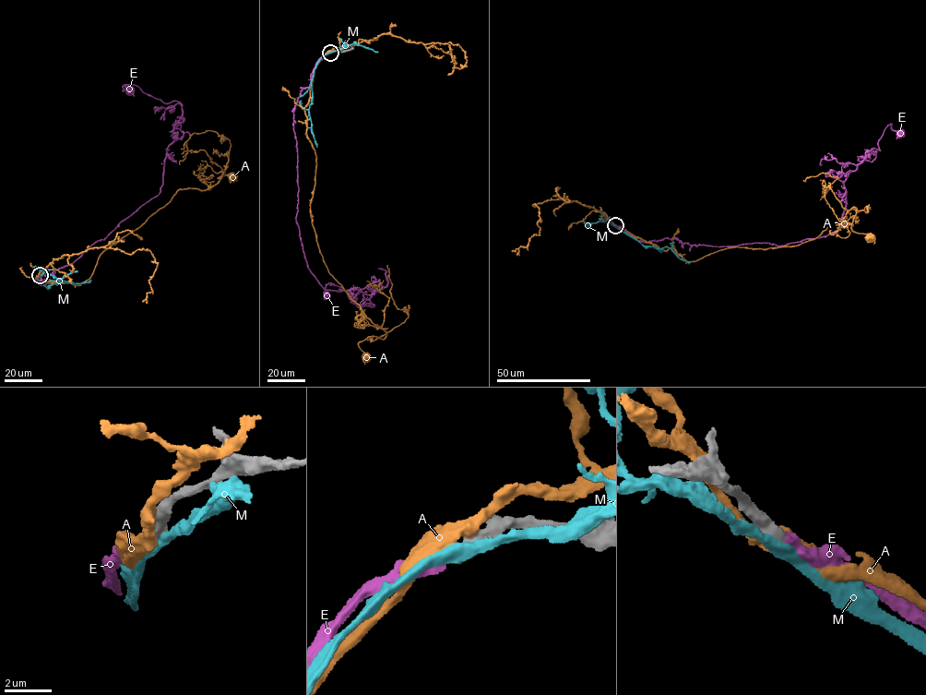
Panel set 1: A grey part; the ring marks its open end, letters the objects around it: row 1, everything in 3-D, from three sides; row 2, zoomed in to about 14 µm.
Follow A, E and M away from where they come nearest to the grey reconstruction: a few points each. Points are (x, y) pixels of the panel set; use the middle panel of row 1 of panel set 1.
A: (330, 51), (314, 68), (304, 108), (315, 157), (310, 214), (328, 272), (387, 331), (359, 342), (367, 356)
E: (330, 53), (293, 110), (296, 221), (322, 287), (358, 288), (374, 305), (357, 306), (329, 282), (326, 293)
M: (331, 53), (318, 62), (311, 81), (313, 96), (309, 111), (317, 147)

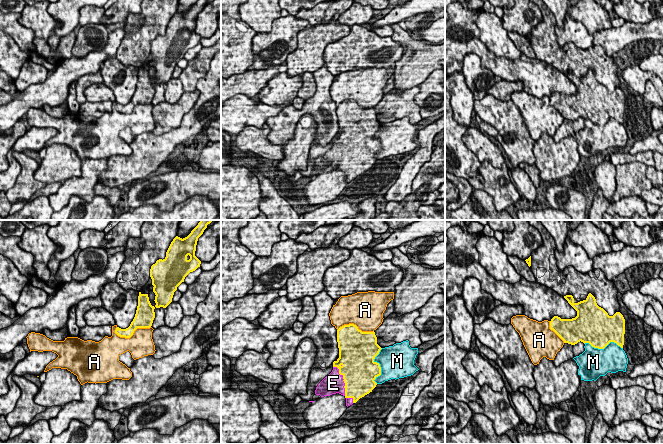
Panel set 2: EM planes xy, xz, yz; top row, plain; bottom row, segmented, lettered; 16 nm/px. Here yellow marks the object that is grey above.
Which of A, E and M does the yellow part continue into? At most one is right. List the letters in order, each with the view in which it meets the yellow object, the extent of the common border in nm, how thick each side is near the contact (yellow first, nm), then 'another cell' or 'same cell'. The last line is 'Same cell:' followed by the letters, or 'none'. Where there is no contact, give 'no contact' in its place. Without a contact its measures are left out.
A: contact in xy; length 600 nm; calibres 220 and 400 nm; another cell
E: contact in xz; length 500 nm; calibres 480 and 320 nm; same cell
M: contact in xz; length 600 nm; calibres 400 and 480 nm; another cell
Same cell: E

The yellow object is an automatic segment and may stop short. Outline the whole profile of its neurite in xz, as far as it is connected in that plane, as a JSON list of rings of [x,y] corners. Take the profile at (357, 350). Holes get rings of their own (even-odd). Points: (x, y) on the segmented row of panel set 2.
[[[354,324],[344,325],[337,330],[337,342],[339,348],[339,358],[333,362],[333,370],[327,375],[316,387],[315,394],[321,397],[330,396],[339,393],[346,398],[346,406],[356,403],[360,398],[372,392],[377,383],[374,381],[381,375],[380,364],[375,362],[375,357],[382,349],[377,344],[377,337],[375,332],[362,332]]]

